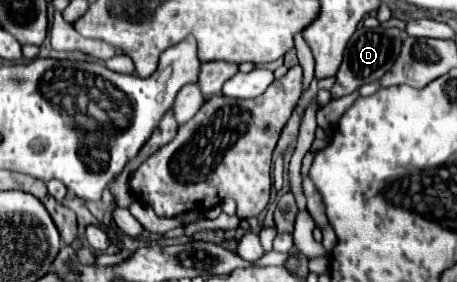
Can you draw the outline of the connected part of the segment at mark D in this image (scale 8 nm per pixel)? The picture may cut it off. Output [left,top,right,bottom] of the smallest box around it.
[330,26,404,98]

